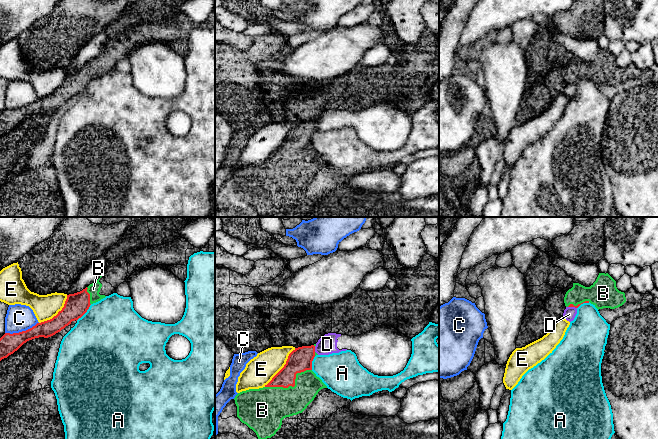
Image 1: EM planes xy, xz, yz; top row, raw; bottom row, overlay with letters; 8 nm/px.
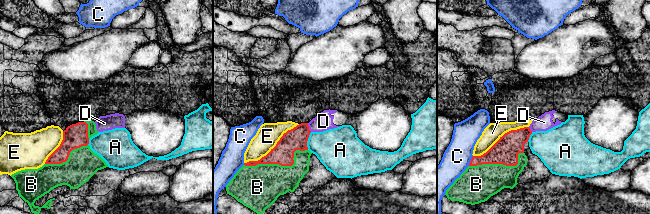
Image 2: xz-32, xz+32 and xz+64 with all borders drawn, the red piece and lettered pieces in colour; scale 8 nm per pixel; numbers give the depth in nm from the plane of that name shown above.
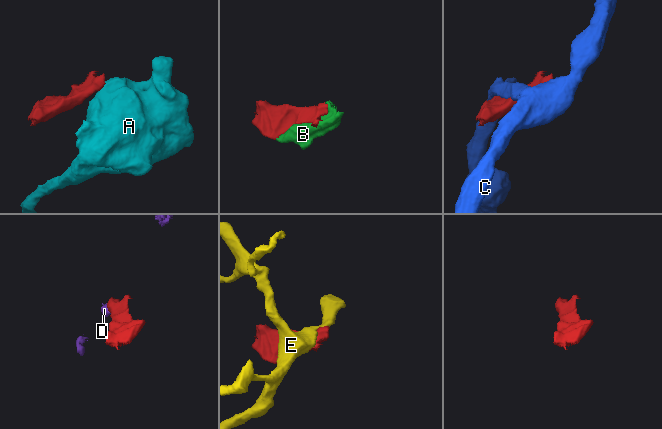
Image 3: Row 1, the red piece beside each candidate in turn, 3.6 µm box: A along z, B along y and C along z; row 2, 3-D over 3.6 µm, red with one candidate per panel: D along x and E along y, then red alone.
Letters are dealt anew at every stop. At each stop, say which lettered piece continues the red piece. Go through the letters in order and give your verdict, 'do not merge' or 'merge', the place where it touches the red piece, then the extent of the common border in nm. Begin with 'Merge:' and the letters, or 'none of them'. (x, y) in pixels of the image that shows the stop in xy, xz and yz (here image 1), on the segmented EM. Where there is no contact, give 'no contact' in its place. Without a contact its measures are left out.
Merge: B
A: do not merge; contact xy (84, 313); length 180 nm
B: merge; contact xz (292, 386); length 400 nm
C: do not merge; contact xy (22, 331); length 280 nm
D: do not merge; contact xz (314, 349); length 50 nm
E: do not merge; contact xz (283, 367); length 400 nm

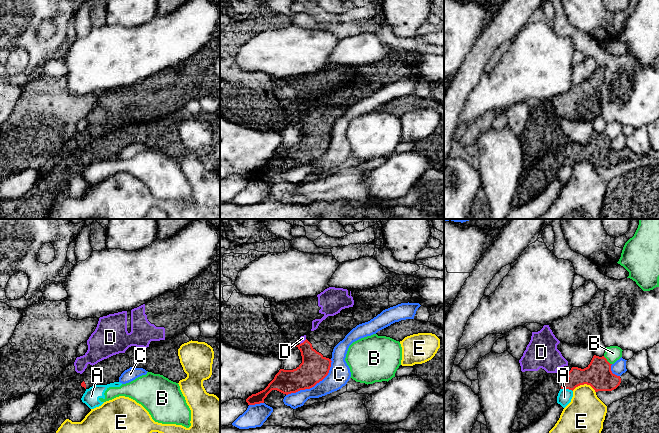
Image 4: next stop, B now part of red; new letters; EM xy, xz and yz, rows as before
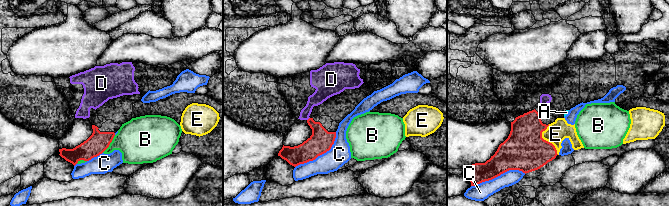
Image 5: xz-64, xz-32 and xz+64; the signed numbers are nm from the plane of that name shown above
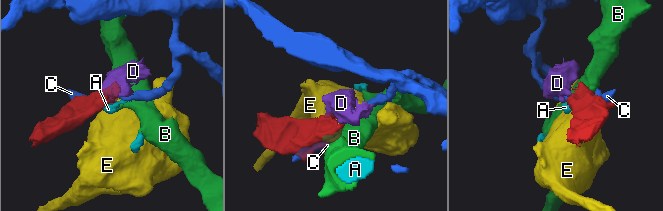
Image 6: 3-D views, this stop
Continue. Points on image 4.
Merge: none of them
A: do not merge; contact yz (567, 388); length 100 nm
B: do not merge; contact yz (606, 360); length 100 nm
C: do not merge; contact xz (314, 385); length 460 nm
D: do not merge; contact xz (304, 341); length 70 nm
E: do not merge; contact yz (584, 383); length 190 nm

